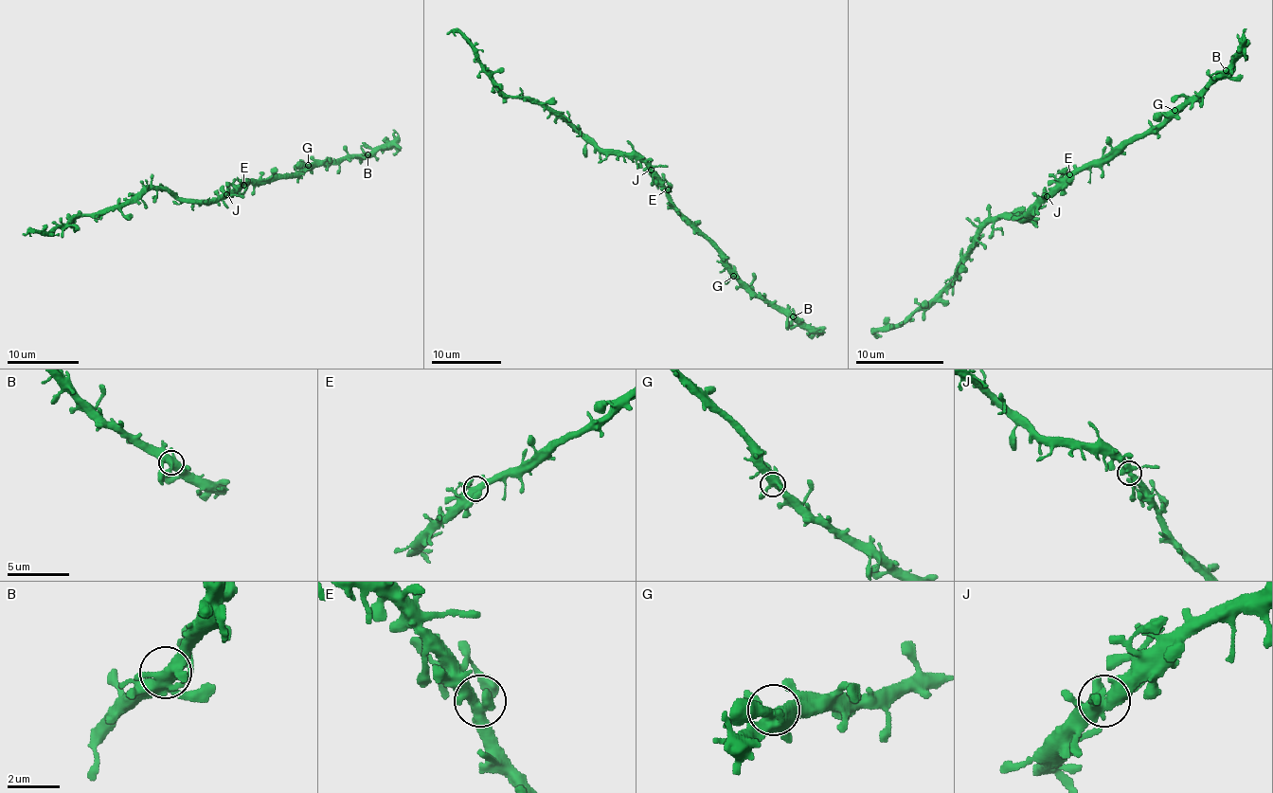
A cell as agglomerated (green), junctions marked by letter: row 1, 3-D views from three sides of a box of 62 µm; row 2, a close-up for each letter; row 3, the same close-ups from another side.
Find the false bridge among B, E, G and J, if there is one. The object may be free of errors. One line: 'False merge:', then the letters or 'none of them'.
False merge: none of them

